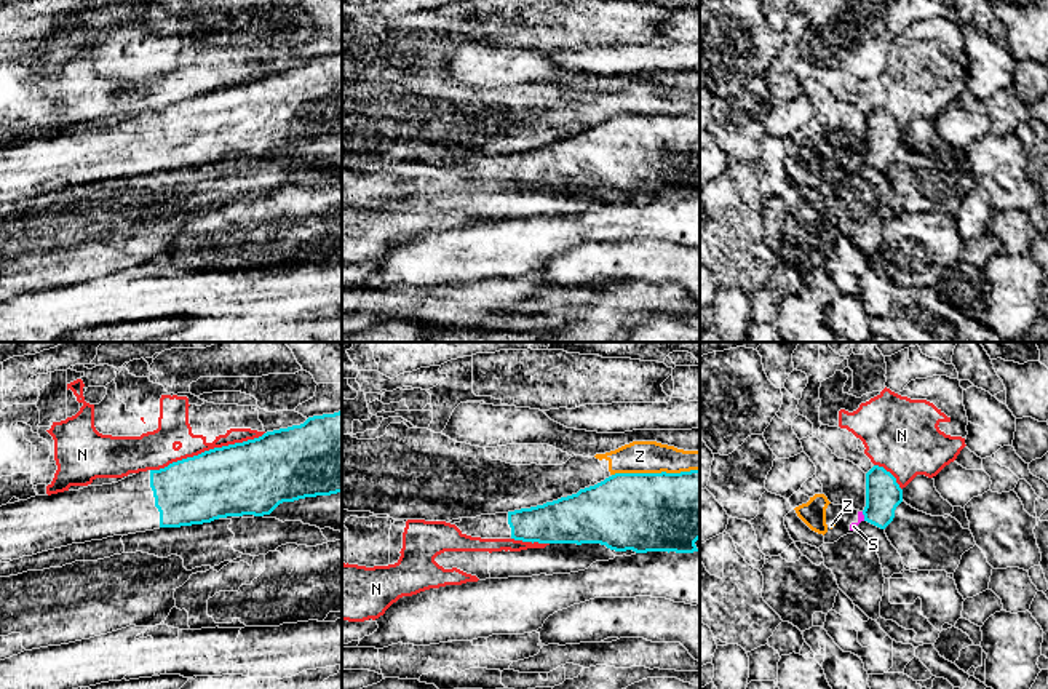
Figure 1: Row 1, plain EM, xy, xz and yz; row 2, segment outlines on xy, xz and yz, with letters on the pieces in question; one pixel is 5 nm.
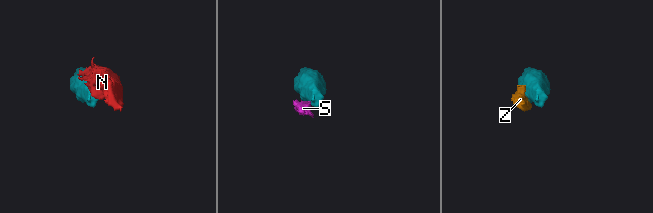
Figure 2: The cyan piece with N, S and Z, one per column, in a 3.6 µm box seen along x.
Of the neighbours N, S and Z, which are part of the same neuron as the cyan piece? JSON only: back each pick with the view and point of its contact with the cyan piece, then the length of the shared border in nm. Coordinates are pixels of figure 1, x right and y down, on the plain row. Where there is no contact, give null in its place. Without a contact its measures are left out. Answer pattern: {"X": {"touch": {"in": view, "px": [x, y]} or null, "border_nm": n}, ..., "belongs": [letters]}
{"belongs": []}

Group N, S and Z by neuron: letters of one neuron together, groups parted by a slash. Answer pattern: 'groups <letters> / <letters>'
groups N / S Z

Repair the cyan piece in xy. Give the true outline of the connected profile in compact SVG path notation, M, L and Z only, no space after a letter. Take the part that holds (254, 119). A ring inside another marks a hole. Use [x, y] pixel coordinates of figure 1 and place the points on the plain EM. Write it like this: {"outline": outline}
{"outline": "M342 53L214 90L160 112L139 114L118 125L2 147L0 203L160 169L203 166L227 158L264 158L283 144L337 134L342 134Z"}

